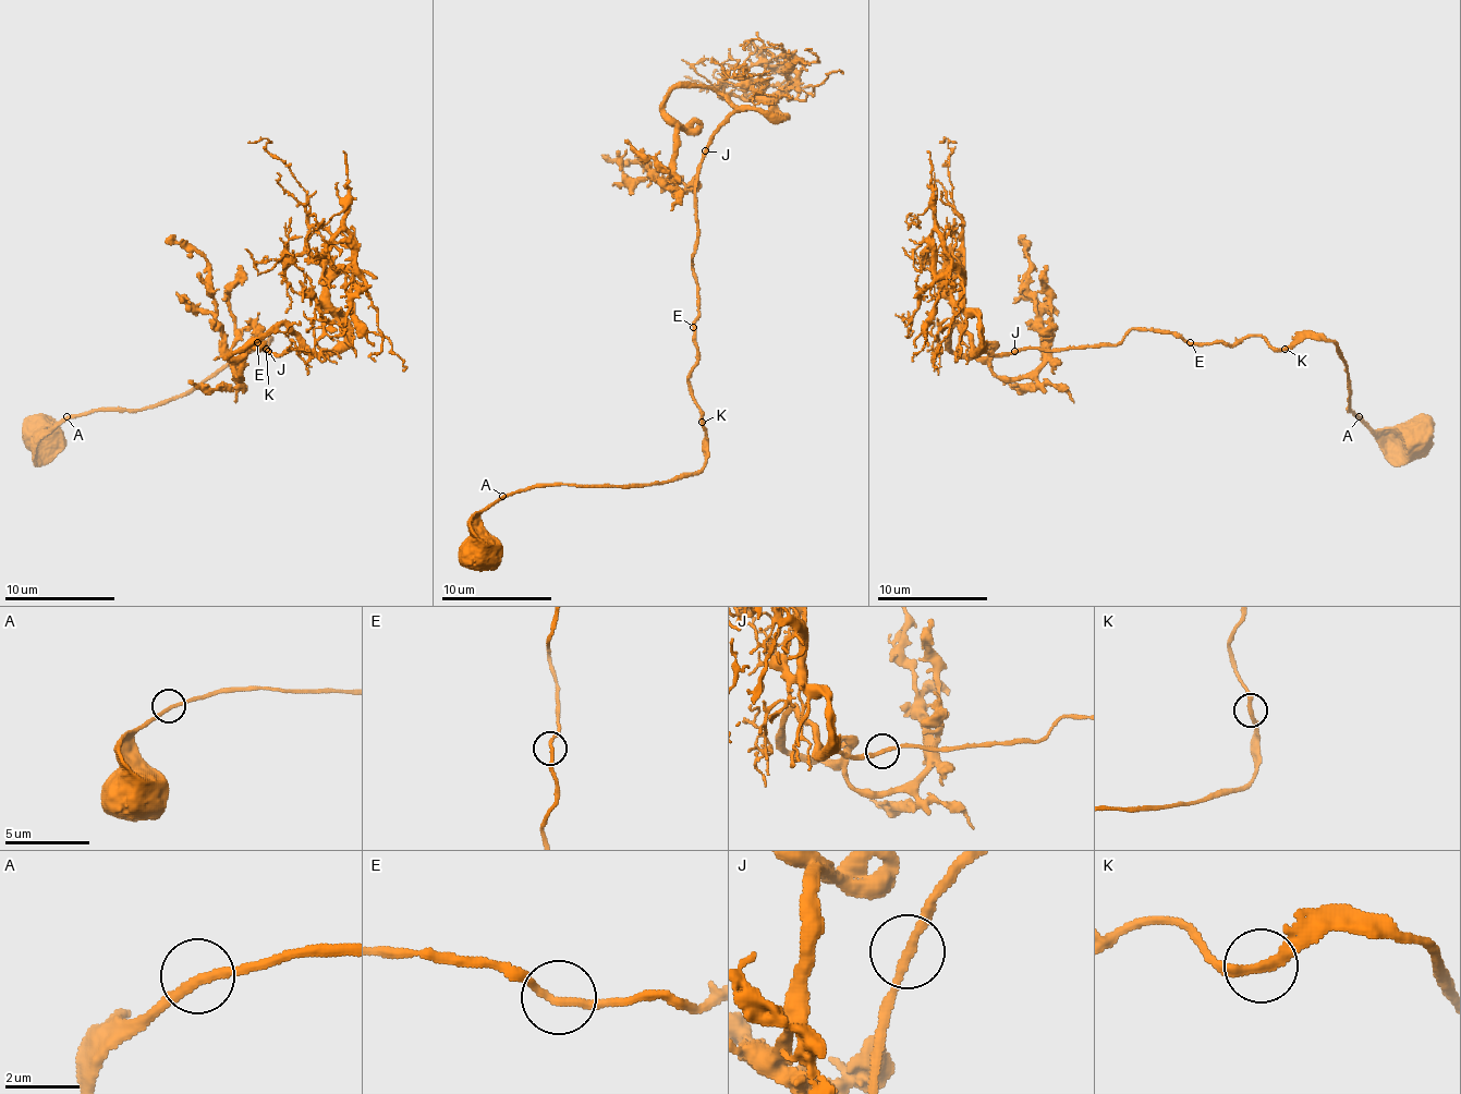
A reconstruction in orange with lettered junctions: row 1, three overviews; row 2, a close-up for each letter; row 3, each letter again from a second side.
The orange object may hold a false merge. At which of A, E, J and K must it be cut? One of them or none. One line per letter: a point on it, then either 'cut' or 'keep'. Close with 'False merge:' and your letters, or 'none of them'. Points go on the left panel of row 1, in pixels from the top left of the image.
A: place (67, 416); keep
E: place (257, 342); keep
J: place (268, 351); keep
K: place (266, 349); keep
False merge: none of them

